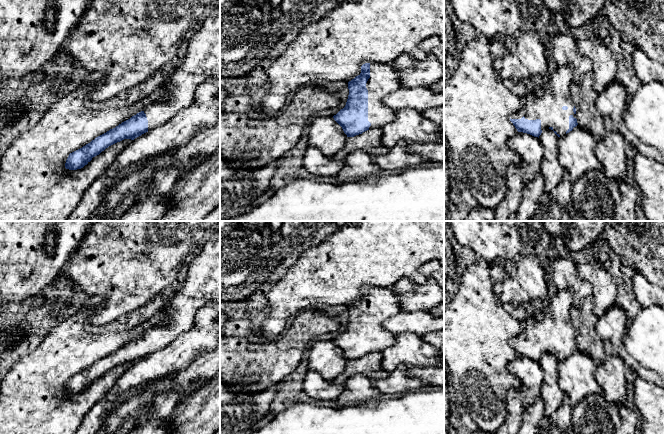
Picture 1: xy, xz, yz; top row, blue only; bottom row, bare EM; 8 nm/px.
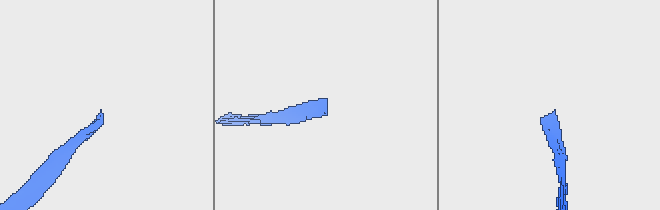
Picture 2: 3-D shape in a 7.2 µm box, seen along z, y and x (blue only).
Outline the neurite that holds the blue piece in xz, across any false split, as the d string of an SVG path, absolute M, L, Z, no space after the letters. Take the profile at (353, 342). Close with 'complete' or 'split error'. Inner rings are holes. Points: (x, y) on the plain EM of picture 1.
M365 287L361 297L348 306L346 329L333 342L347 361L381 352L395 342L383 322L400 312L399 297L391 288Z; split error

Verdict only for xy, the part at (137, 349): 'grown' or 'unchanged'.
grown

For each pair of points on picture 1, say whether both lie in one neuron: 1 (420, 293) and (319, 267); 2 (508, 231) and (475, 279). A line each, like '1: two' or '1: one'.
1: two
2: two

